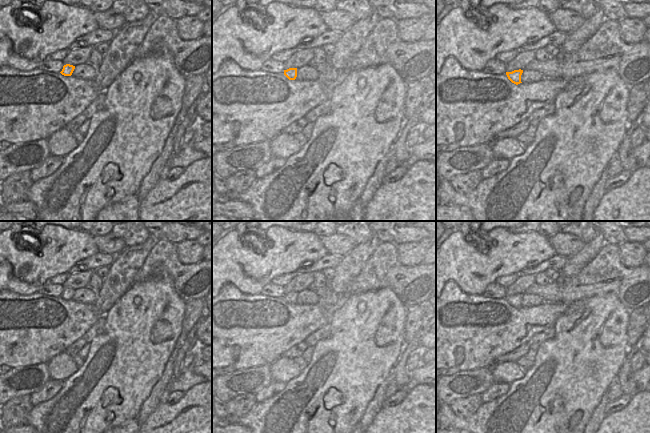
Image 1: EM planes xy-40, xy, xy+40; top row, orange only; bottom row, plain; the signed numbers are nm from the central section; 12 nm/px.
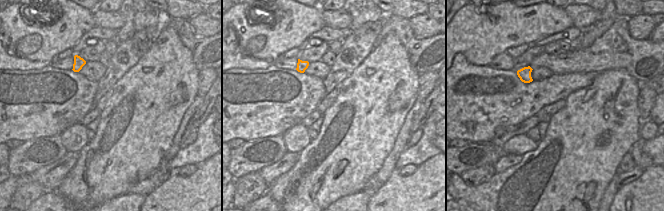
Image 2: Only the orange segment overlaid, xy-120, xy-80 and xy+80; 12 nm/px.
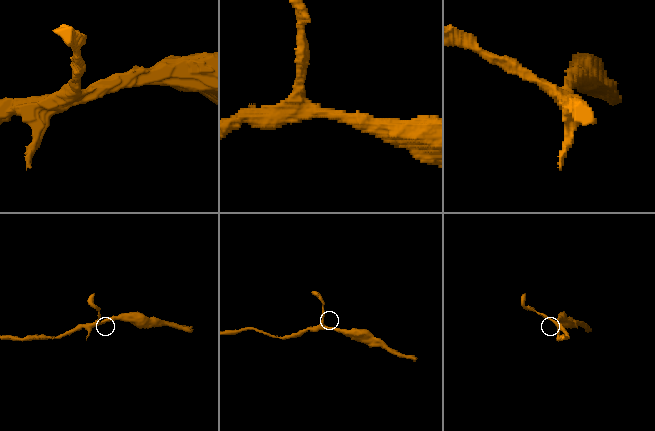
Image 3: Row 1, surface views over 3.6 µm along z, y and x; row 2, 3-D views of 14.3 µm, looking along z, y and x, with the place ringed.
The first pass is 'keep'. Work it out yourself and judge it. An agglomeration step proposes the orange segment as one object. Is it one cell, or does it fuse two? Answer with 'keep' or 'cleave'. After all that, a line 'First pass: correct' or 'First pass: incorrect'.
keep
First pass: correct

